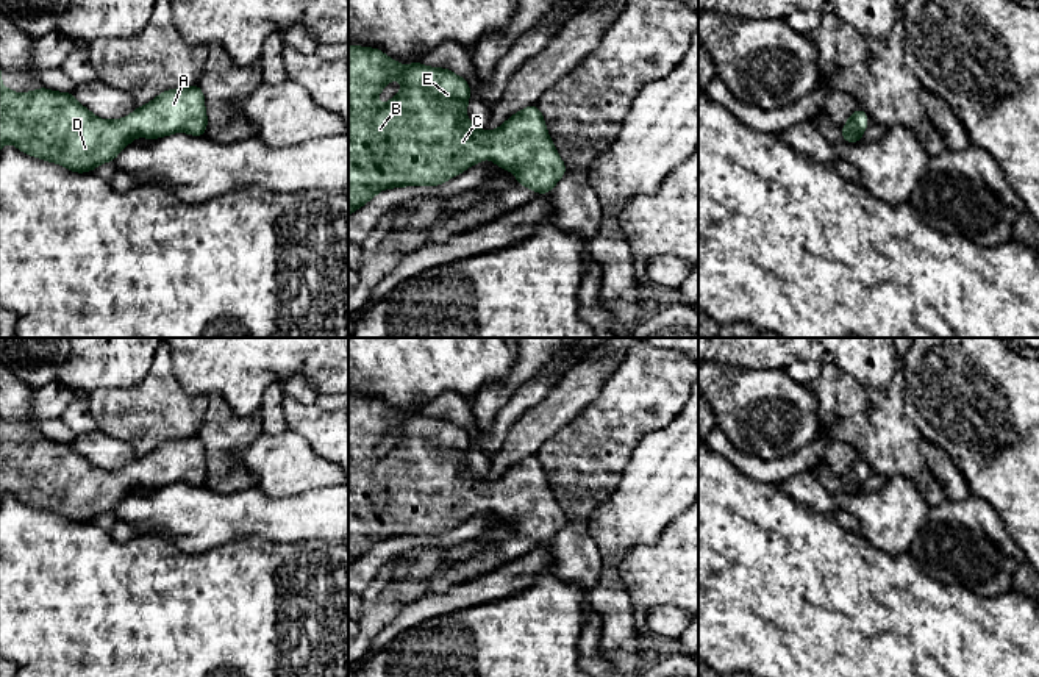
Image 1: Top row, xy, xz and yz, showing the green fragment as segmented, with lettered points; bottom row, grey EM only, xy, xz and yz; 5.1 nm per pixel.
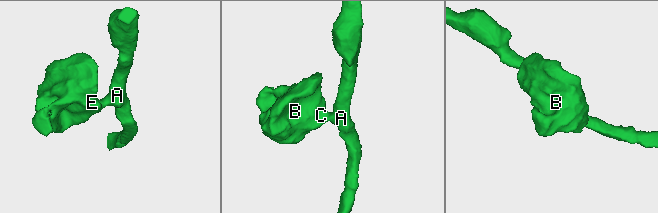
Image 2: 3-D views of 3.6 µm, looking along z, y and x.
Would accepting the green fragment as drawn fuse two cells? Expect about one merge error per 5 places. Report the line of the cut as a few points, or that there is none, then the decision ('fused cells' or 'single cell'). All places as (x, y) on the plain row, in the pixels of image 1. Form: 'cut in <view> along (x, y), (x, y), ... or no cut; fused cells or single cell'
no cut; single cell

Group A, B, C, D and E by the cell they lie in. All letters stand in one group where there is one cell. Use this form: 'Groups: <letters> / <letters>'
Groups: A B C D E

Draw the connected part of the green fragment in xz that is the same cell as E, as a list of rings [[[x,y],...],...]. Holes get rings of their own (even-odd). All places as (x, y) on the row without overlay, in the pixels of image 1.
[[[348,396],[348,566],[381,539],[437,536],[487,507],[500,519],[514,522],[519,535],[537,544],[548,544],[567,519],[547,483],[539,458],[530,455],[512,464],[500,478],[486,483],[466,467],[469,449],[467,430],[448,419],[427,417],[422,413],[402,417],[380,399]],[[395,427],[402,430],[402,441],[386,455],[377,455],[378,444]]]

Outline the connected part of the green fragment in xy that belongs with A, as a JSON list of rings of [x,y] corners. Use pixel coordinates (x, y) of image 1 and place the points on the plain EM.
[[[198,435],[164,441],[119,471],[103,471],[94,466],[70,442],[39,438],[33,442],[14,444],[11,438],[0,436],[0,497],[11,493],[27,505],[58,513],[77,524],[114,511],[119,502],[137,485],[145,489],[164,488],[177,482],[205,486],[206,474],[205,446]]]

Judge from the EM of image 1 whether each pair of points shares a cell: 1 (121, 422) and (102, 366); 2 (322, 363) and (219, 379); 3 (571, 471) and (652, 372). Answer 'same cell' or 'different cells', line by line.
1: different cells
2: same cell
3: same cell

